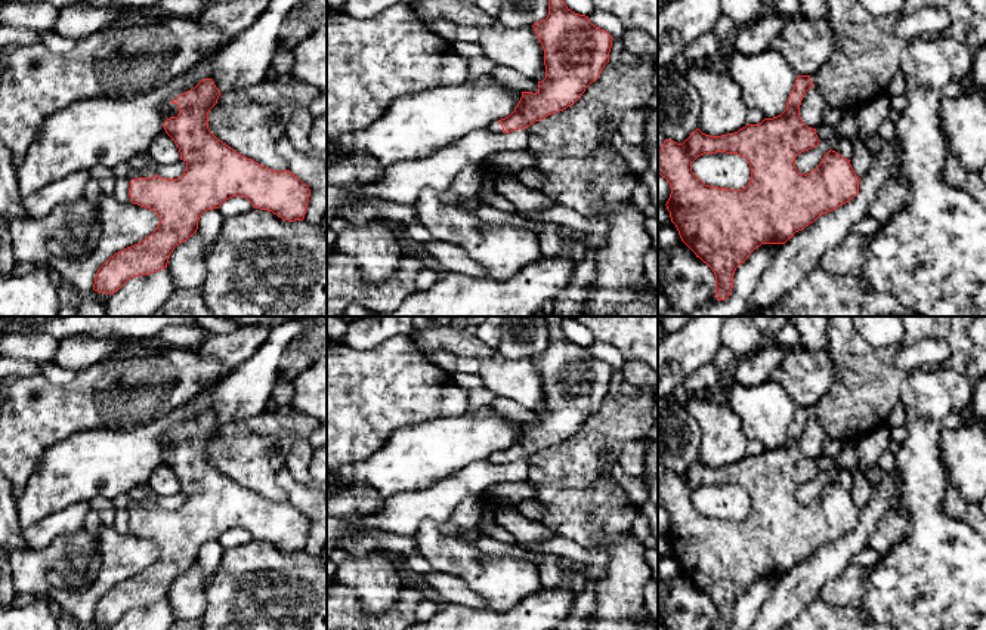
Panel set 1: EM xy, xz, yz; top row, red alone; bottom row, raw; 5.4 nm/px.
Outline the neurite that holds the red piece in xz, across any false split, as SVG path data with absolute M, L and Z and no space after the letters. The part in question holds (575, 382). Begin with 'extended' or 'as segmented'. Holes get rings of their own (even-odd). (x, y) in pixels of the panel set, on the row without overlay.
extended | M543 316L548 327L548 346L532 356L543 380L545 410L538 413L538 423L522 423L522 429L514 442L498 453L491 454L486 461L492 464L510 464L528 460L551 445L574 436L585 420L599 410L602 401L609 393L612 367L593 356L585 346L572 343L562 330L562 316Z

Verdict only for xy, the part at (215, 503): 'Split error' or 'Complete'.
Split error

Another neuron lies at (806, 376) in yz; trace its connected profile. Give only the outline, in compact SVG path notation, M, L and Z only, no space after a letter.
M800 346L786 352L769 380L781 385L797 407L812 407L828 393L834 377L828 349L809 350Z

